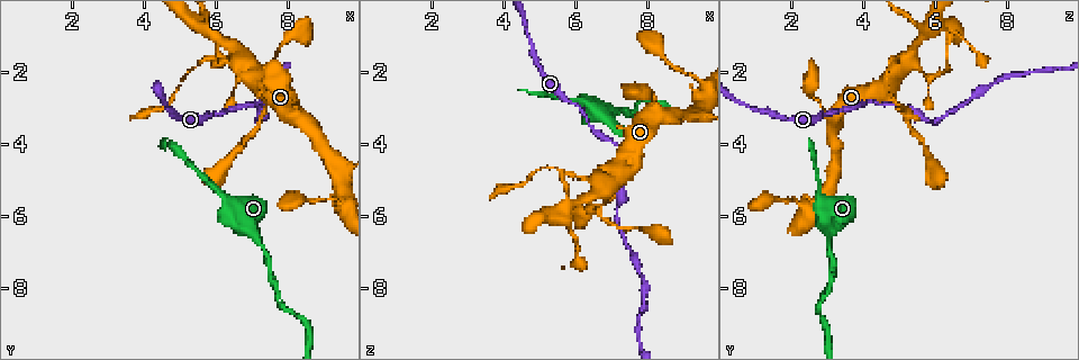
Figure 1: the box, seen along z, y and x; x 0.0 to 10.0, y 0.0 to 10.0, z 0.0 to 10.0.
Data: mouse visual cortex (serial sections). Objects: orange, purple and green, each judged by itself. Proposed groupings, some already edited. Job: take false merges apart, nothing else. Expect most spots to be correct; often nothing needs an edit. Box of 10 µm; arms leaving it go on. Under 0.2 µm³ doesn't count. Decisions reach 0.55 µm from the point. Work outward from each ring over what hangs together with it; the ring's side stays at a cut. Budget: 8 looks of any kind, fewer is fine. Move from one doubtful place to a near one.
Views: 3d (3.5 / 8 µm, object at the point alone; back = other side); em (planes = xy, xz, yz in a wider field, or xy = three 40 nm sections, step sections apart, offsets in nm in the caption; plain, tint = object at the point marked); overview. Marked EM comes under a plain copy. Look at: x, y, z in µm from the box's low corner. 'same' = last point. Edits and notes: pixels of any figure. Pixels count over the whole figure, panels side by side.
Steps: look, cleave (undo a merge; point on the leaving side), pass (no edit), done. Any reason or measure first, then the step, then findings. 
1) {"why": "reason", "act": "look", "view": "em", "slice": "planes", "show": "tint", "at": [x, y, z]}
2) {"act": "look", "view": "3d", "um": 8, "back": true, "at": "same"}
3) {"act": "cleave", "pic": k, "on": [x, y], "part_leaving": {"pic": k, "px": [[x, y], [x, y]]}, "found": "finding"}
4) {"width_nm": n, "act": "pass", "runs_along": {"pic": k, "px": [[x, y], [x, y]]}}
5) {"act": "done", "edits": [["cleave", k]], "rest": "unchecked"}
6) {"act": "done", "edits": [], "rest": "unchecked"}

{"why": "sharp bend", "act": "look", "view": "3d", "um": 3.5, "at": [7.15, 3.40, 6.00]}

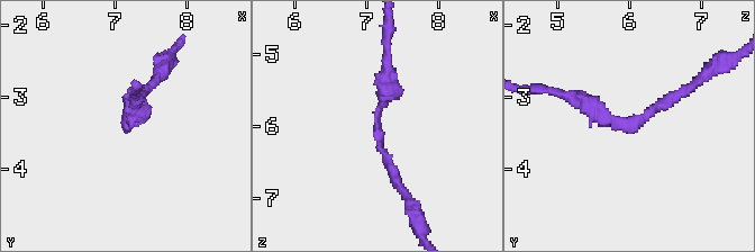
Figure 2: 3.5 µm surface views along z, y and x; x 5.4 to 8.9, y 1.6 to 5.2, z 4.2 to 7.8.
{"why": "need the tissue", "act": "look", "view": "em", "slice": "xy", "step": 2, "show": "tint", "at": [7.15, 3.40, 5.95]}

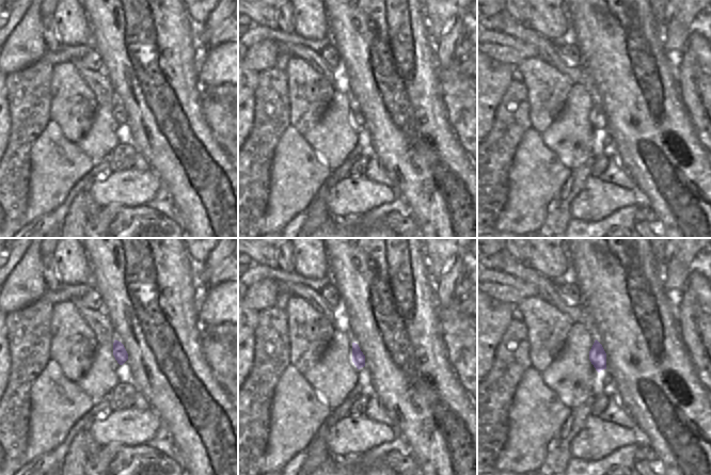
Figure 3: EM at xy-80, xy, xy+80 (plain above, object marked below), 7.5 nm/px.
{"arm_widths_nm": [150, 200], "act": "pass", "runs_along": {"pic": 2, "px": [[385, 57], [379, 147], [397, 181]]}, "found": "continuous, no second cell"}

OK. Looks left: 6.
{"act": "look", "view": "em", "slice": "xy", "step": 1, "show": "tint", "at": [6.70, 1.50, 5.35]}

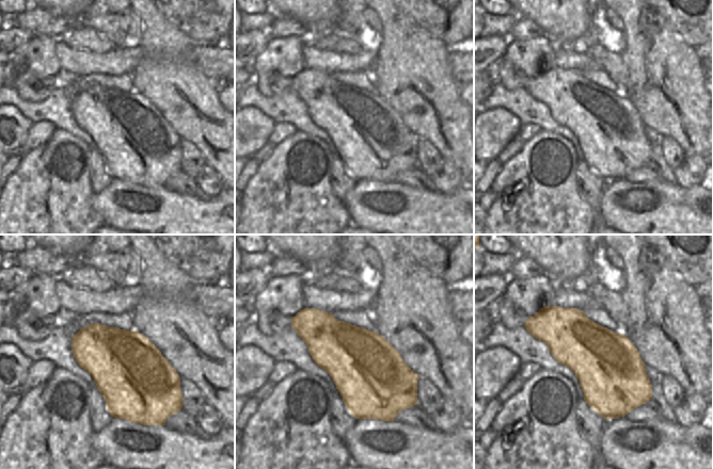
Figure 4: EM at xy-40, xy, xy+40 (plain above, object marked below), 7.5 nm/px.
{"act": "look", "view": "3d", "um": 3.5, "at": "same"}

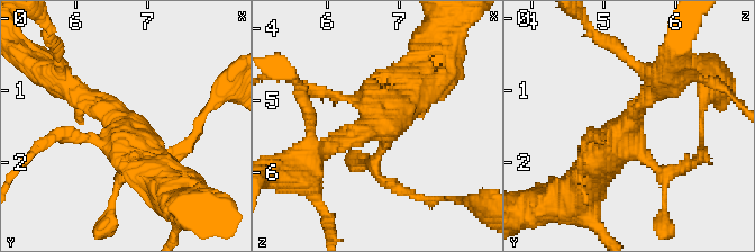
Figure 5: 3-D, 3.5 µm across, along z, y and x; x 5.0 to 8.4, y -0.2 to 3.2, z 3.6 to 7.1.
{"act": "pass", "found": "all the same cell"}

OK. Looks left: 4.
{"why": "calibre changes", "act": "look", "view": "em", "slice": "xy", "step": 5, "show": "tint", "at": [7.30, 6.95, 3.15]}

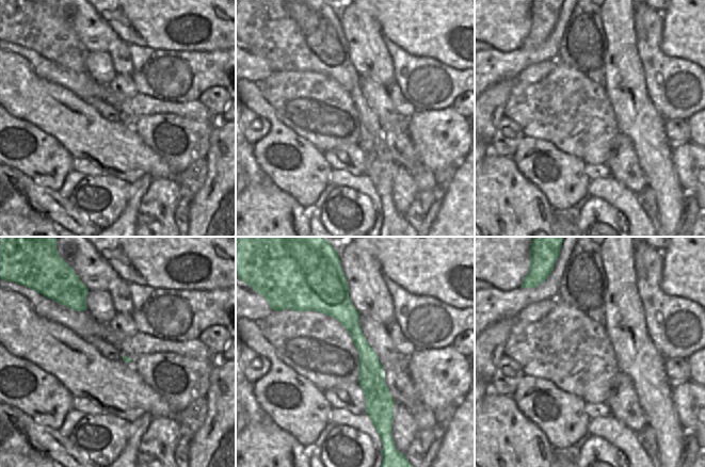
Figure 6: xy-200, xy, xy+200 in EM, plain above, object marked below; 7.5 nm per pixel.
{"act": "look", "view": "3d", "um": 3.5, "at": "same"}

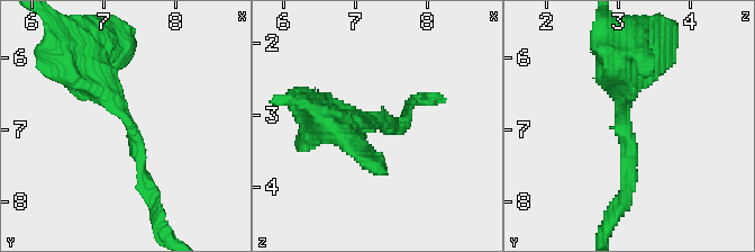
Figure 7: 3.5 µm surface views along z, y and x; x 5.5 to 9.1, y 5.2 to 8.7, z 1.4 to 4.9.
{"act": "pass", "runs_along": {"pic": 7, "px": [[99, 62], [151, 194]]}, "found": "all the same cell"}

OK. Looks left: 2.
{"act": "done", "edits": [], "rest": "unchecked"}

